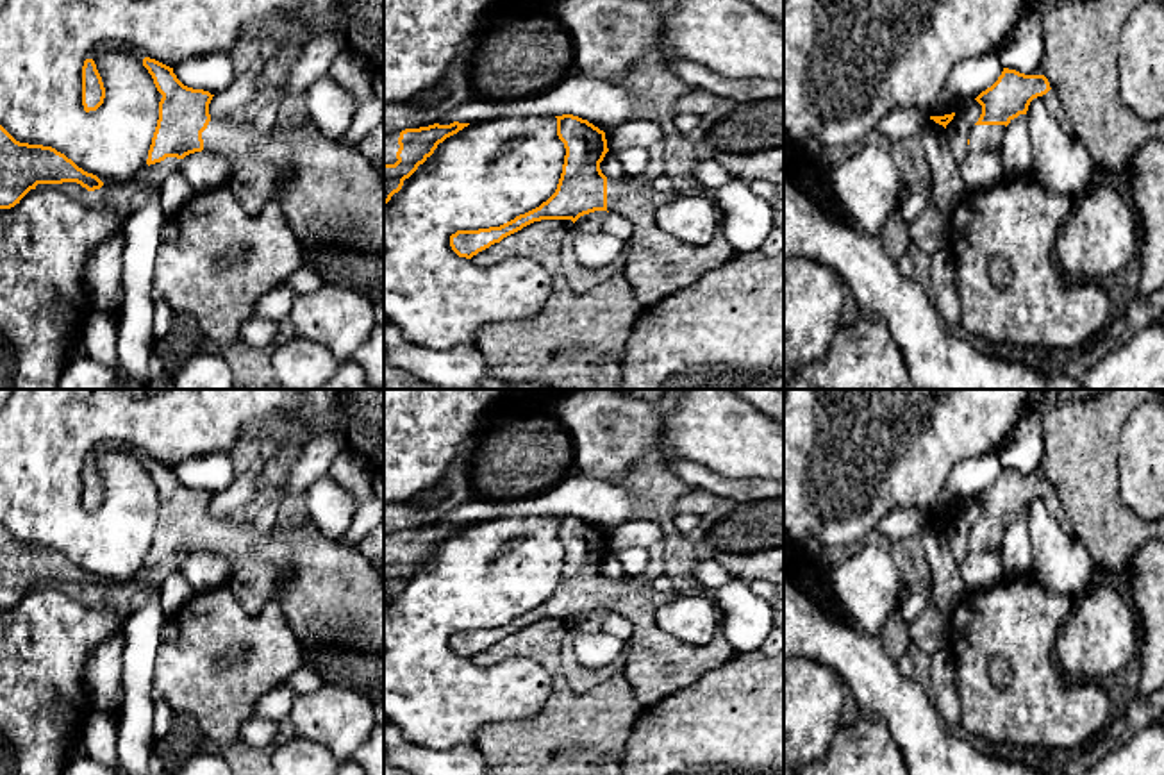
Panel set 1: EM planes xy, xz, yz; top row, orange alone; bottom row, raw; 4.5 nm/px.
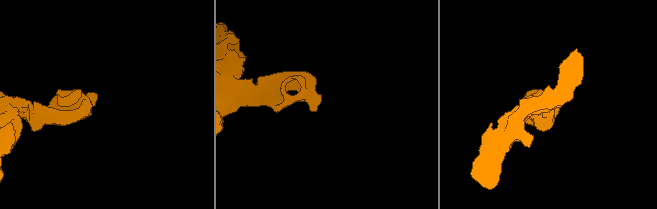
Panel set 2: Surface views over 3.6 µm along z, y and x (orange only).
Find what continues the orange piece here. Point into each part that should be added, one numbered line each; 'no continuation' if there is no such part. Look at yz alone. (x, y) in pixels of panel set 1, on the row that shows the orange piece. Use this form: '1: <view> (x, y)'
1: yz (982, 138)

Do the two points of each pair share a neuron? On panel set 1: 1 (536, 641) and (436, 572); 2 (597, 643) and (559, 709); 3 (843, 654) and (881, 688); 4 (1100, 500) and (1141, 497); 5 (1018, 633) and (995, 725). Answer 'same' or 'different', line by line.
1: different
2: different
3: same
4: different
5: same

